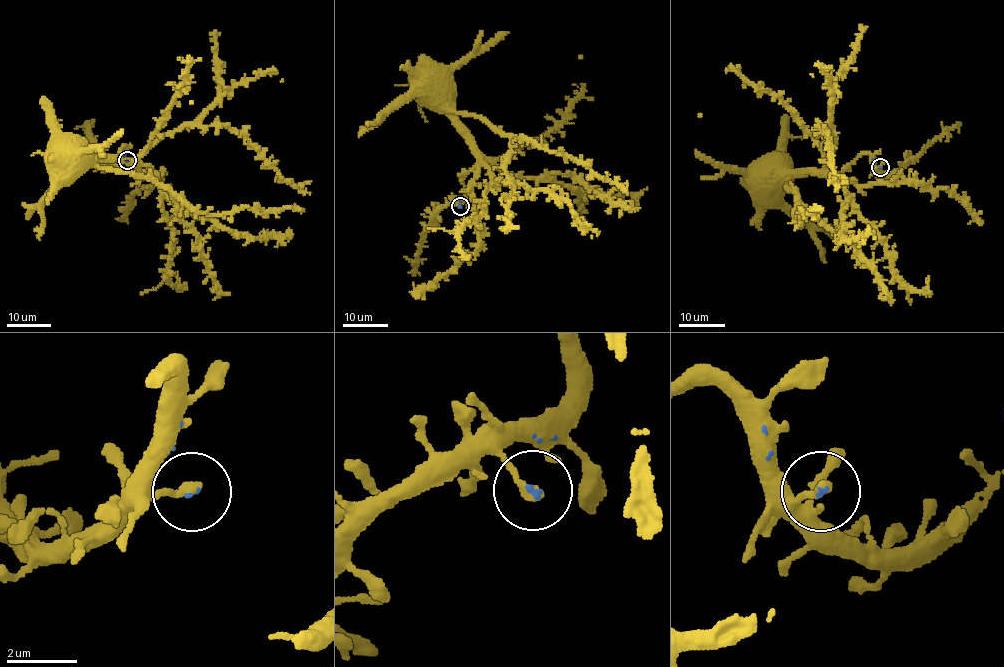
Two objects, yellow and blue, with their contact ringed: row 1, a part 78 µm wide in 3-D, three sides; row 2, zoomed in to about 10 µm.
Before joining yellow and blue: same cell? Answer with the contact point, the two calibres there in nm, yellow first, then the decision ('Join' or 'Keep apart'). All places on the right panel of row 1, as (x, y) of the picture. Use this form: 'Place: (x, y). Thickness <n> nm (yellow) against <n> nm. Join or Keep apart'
Place: (880, 167). Thickness 280 nm (yellow) against 80 nm. Join

